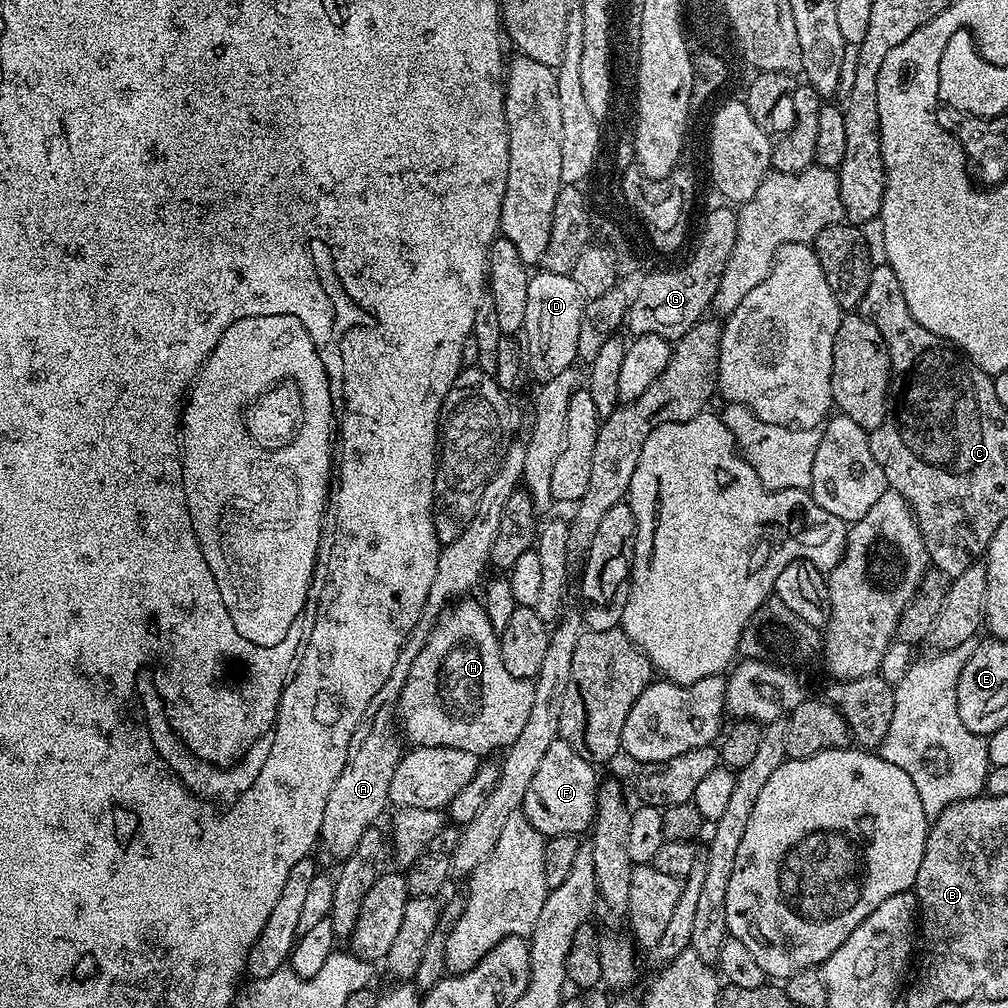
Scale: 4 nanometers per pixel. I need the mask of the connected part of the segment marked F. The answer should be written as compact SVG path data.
M562 738L550 742L546 758L542 758L542 766L538 766L538 774L534 774L530 790L526 790L522 811L530 826L546 838L587 833L595 818L598 785L598 777L592 768L595 768L593 761L582 758L582 754Z

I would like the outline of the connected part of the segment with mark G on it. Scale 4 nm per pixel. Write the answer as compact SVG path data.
M731 207L728 208L709 210L708 225L688 264L672 268L669 272L652 272L641 282L636 296L634 292L631 297L626 317L626 328L632 331L633 337L658 334L658 338L675 342L682 338L682 334L686 334L686 330L690 330L690 326L705 319L707 312L704 311L713 307L712 299L718 290L718 282L722 282L722 270L726 270L726 262L731 258L736 245L737 213Z

